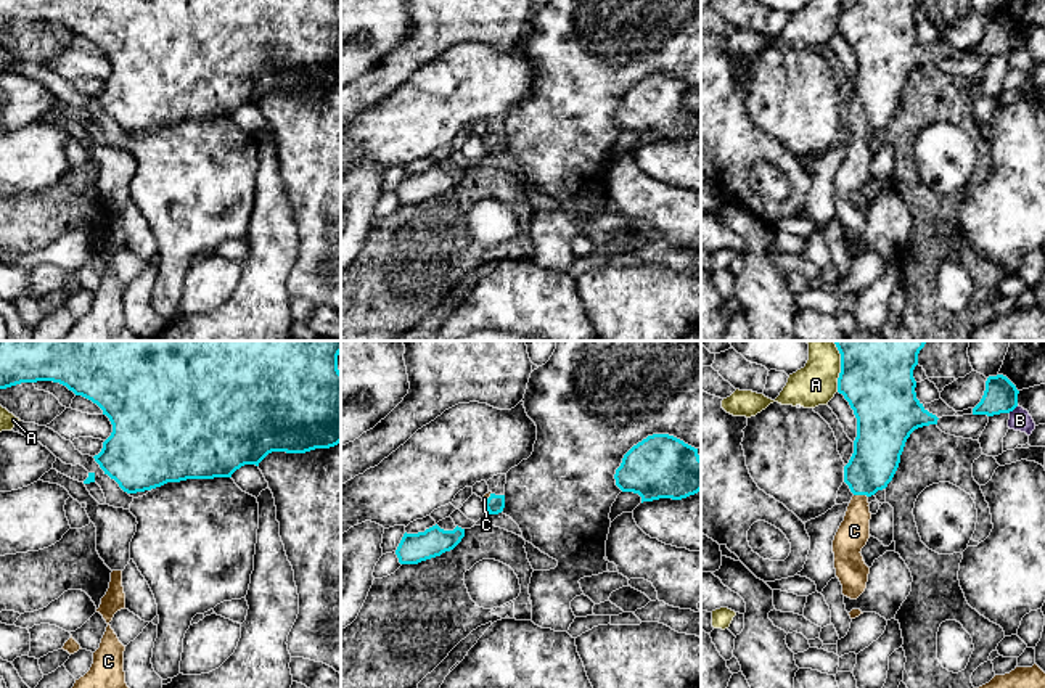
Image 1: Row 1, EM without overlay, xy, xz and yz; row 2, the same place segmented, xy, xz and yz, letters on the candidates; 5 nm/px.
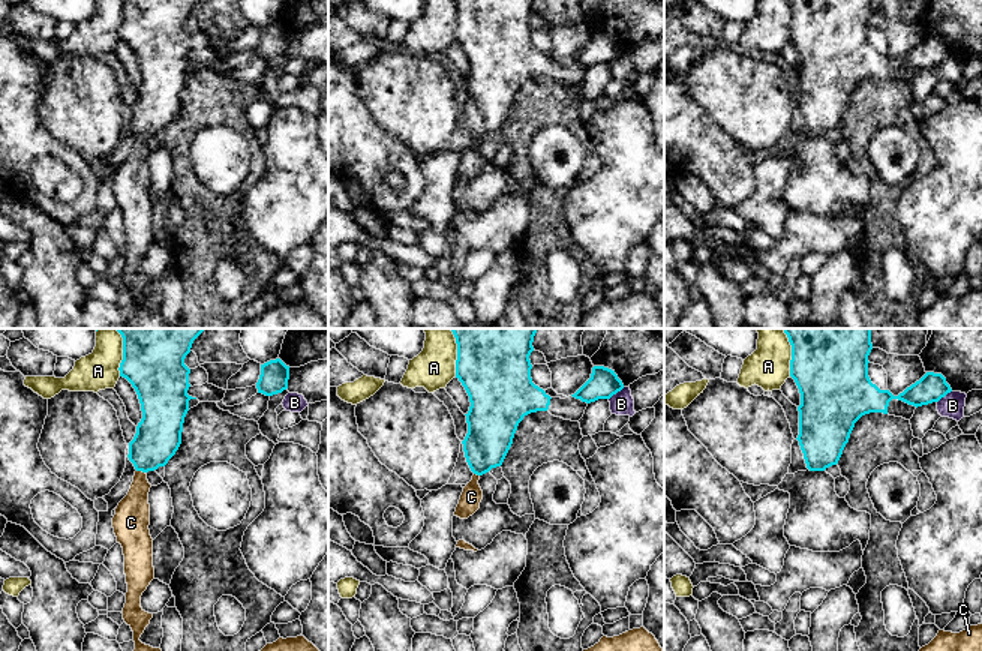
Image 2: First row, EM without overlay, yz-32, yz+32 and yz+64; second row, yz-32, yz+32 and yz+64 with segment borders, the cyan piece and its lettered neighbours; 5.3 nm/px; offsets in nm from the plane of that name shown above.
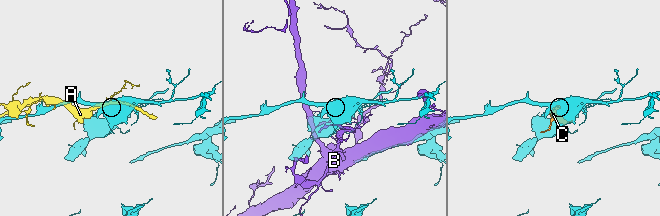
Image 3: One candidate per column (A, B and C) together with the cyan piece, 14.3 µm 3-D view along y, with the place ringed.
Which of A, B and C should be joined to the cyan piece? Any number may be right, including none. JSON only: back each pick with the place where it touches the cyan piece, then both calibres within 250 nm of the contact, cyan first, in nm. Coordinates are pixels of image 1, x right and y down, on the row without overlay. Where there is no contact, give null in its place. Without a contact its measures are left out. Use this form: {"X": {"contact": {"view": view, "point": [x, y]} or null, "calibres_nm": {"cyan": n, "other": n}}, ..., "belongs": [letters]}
{"C": {"contact": {"view": "yz", "point": [860, 134]}, "calibres_nm": {"cyan": 240, "other": 160}}, "belongs": ["C"]}

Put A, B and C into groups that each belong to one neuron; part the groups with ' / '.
A / B / C

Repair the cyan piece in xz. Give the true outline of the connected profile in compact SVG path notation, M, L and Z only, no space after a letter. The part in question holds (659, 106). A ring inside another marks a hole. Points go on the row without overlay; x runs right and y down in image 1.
M653 74L633 85L614 114L622 132L633 132L643 141L659 138L682 140L701 130L701 98L698 88L669 74Z

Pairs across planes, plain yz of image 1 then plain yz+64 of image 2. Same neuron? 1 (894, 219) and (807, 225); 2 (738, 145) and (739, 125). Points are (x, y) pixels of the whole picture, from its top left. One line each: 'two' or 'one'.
1: one
2: two

